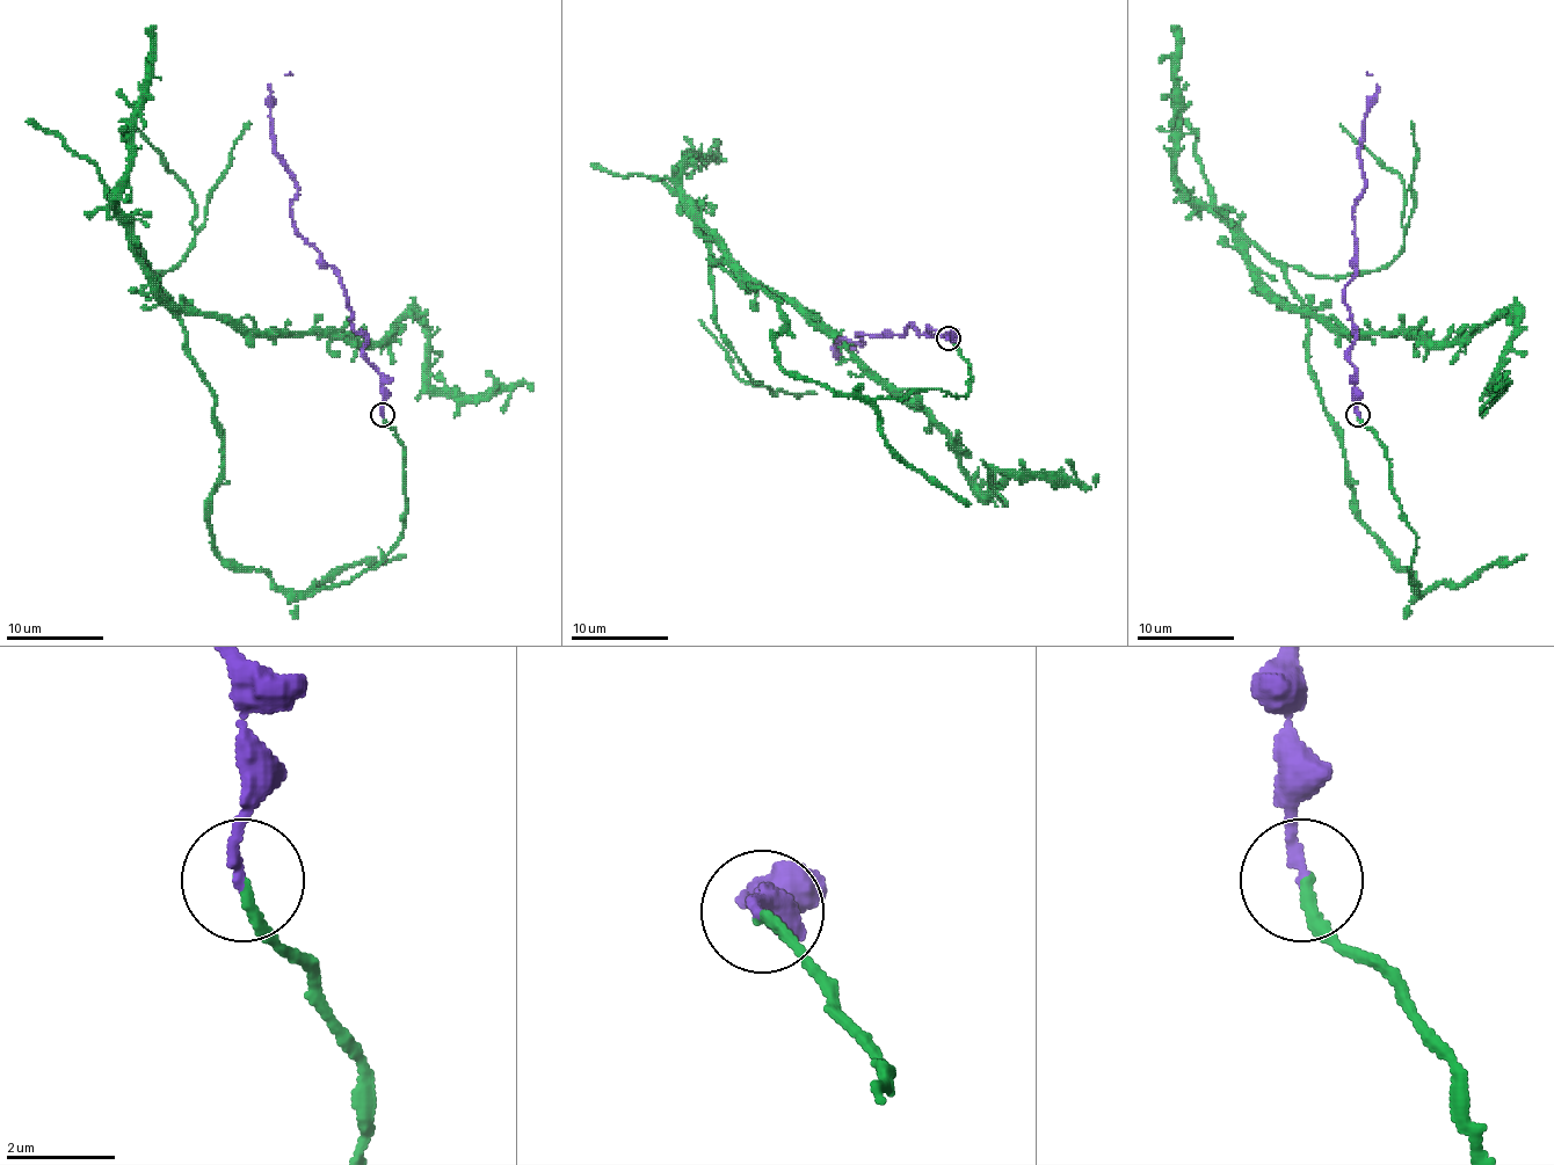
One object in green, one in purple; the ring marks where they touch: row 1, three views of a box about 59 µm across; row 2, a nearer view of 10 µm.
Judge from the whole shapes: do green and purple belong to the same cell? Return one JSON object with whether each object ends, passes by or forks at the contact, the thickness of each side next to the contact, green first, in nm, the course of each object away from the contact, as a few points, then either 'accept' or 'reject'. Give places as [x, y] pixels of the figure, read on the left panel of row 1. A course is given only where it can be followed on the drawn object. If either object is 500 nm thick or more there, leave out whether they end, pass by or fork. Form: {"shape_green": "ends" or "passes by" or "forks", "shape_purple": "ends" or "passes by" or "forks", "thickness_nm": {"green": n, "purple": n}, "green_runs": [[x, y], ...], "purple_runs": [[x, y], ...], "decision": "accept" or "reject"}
{"shape_green": "ends", "shape_purple": "ends", "thickness_nm": {"green": 220, "purple": 190}, "green_runs": [[383, 415], [400, 539], [288, 594], [215, 545], [180, 314], [415, 317], [431, 385], [532, 391]], "purple_runs": [[383, 415], [383, 376], [347, 290], [292, 219], [270, 101], [270, 85], [292, 74]], "decision": "accept"}

